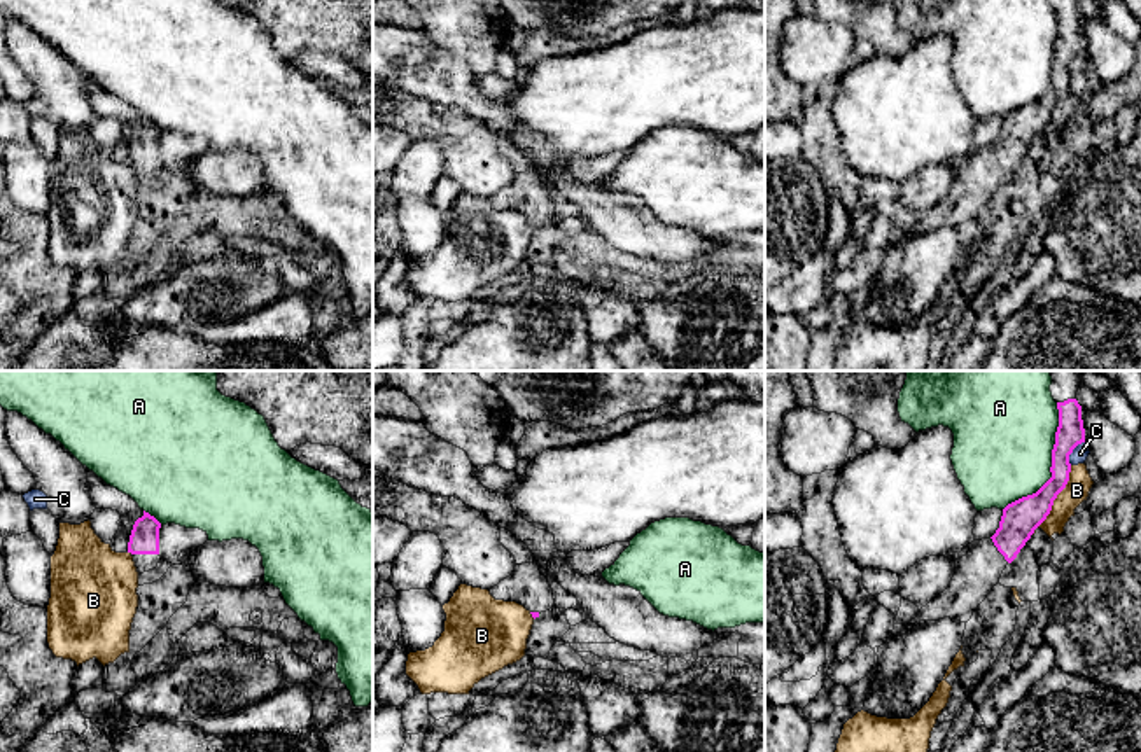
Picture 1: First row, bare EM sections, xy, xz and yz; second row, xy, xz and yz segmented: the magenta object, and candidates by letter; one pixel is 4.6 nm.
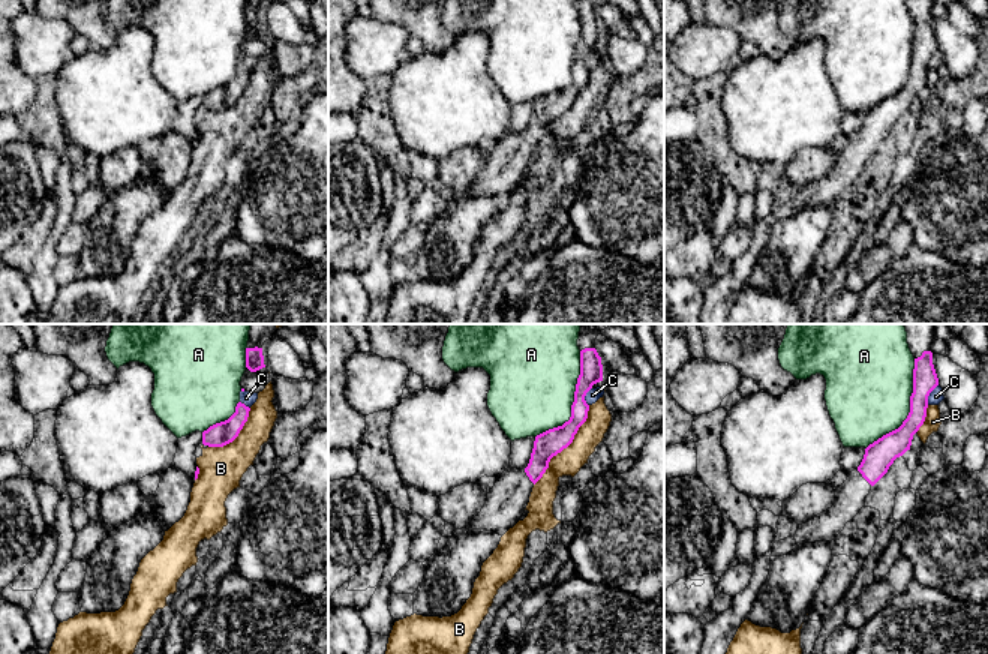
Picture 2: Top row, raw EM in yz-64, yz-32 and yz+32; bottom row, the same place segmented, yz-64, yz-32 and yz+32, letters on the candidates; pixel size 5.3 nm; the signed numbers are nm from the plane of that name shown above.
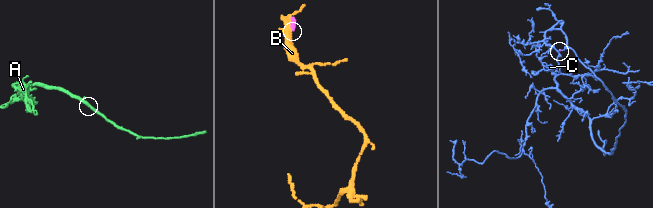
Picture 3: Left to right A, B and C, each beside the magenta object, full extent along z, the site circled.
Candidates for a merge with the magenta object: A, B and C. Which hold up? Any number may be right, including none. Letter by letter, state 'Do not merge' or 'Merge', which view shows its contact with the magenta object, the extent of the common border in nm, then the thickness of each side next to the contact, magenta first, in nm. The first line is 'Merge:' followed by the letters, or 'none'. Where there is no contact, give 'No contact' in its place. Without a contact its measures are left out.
Merge: none
A: Do not merge. Touches magenta in yz. Shared border 550 nm. Thickness 150 nm (magenta) against 460 nm
B: Do not merge. Touches magenta in yz. Shared border 380 nm. Thickness 170 nm (magenta) against 110 nm
C: Do not merge. Touches magenta in yz. Shared border 130 nm. Thickness 130 nm (magenta) against 70 nm

